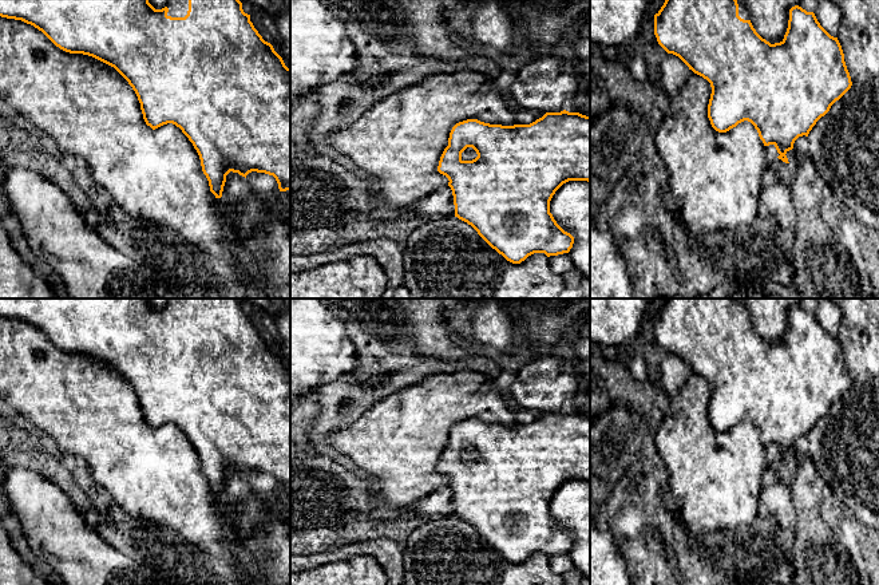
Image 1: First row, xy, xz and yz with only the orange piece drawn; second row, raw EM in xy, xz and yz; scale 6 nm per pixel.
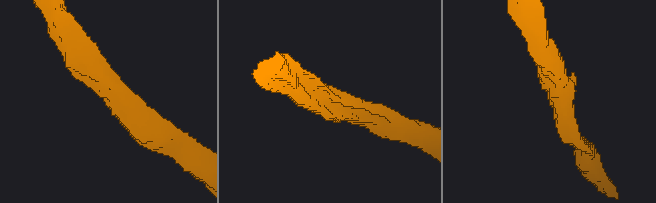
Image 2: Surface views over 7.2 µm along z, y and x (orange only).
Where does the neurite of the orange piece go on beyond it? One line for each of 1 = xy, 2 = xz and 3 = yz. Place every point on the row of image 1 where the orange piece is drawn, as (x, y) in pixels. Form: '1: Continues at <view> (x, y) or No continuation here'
1: Continues at xy (177, 8)
2: No continuation here
3: Continues at yz (743, 12)

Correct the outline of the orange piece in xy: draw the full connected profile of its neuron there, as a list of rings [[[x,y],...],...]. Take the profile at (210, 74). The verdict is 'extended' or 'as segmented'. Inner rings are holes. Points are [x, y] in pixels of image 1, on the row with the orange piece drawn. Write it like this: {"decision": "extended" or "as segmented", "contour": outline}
{"decision": "extended", "contour": [[[0,0],[0,16],[33,25],[66,52],[88,55],[114,67],[135,91],[147,126],[155,130],[173,123],[189,138],[199,155],[202,171],[215,198],[222,197],[230,171],[245,178],[252,171],[265,173],[276,178],[280,191],[290,190],[290,68],[254,28],[250,15],[243,12],[239,0],[170,0],[162,9],[155,9],[149,0]]]}

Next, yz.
{"decision": "extended", "contour": [[[665,0],[661,9],[654,15],[654,35],[658,44],[668,52],[678,56],[694,74],[702,76],[710,83],[712,94],[708,104],[708,118],[712,127],[718,133],[726,133],[739,123],[748,120],[759,133],[764,146],[773,145],[780,154],[777,158],[788,162],[787,153],[793,149],[793,143],[799,137],[808,137],[816,122],[824,116],[831,106],[839,100],[852,86],[850,72],[844,62],[844,54],[838,37],[831,36],[817,21],[813,12],[807,12],[799,5],[789,9],[788,28],[780,43],[771,44],[763,39],[751,23],[748,9],[737,0]]]}

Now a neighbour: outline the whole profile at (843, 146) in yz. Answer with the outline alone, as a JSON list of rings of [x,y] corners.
[[[831,0],[842,11],[838,40],[851,88],[808,134],[808,155],[835,193],[864,226],[879,230],[879,0]]]

